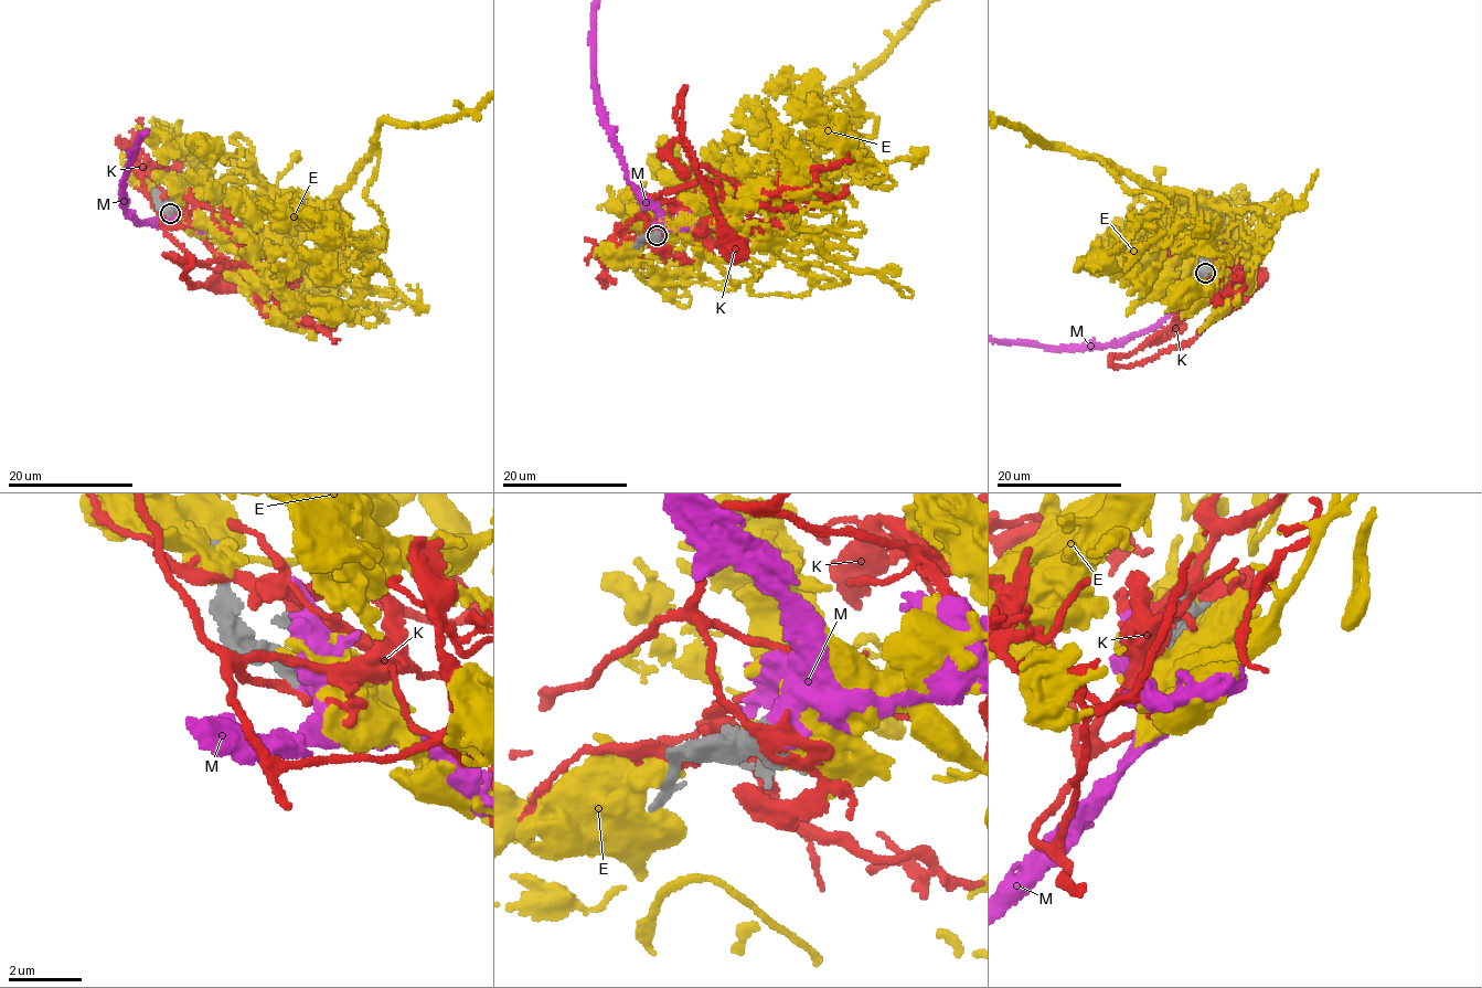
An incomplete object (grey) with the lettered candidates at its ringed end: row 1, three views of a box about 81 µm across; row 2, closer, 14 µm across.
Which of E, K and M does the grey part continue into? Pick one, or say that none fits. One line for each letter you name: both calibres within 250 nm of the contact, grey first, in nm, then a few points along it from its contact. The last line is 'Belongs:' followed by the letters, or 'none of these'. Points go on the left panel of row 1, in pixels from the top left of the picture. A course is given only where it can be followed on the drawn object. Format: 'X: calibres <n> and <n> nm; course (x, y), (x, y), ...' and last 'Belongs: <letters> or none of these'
M: calibres 480 and 600 nm
Belongs: M

